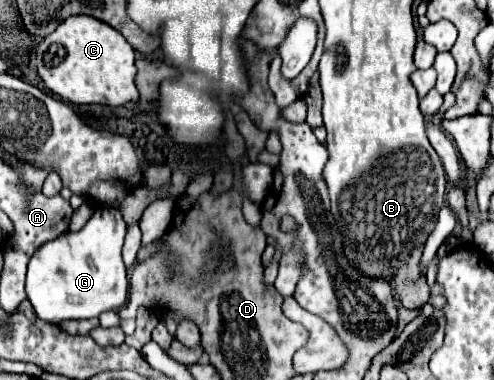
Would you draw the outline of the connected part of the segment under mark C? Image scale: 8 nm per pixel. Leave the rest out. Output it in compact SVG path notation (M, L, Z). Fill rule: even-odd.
M70 16L66 18L52 34L48 34L38 50L36 50L36 70L38 76L44 80L46 88L52 90L56 96L60 96L66 102L72 104L106 104L106 106L124 106L130 100L138 100L138 90L134 84L136 78L136 52L126 42L126 38L108 26L102 20L90 18L90 16ZM54 46L62 46L64 54L50 54Z

